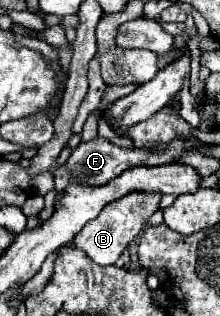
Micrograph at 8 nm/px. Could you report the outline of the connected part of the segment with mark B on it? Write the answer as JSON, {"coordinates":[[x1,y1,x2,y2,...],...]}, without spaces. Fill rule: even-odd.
{"coordinates":[[132,191,112,203,108,203,96,219,86,223,82,231,78,231,72,243,82,249,94,263,98,265,114,265,120,253,138,237,142,227,146,225,148,217,160,209,162,193,146,193,146,191]]}

